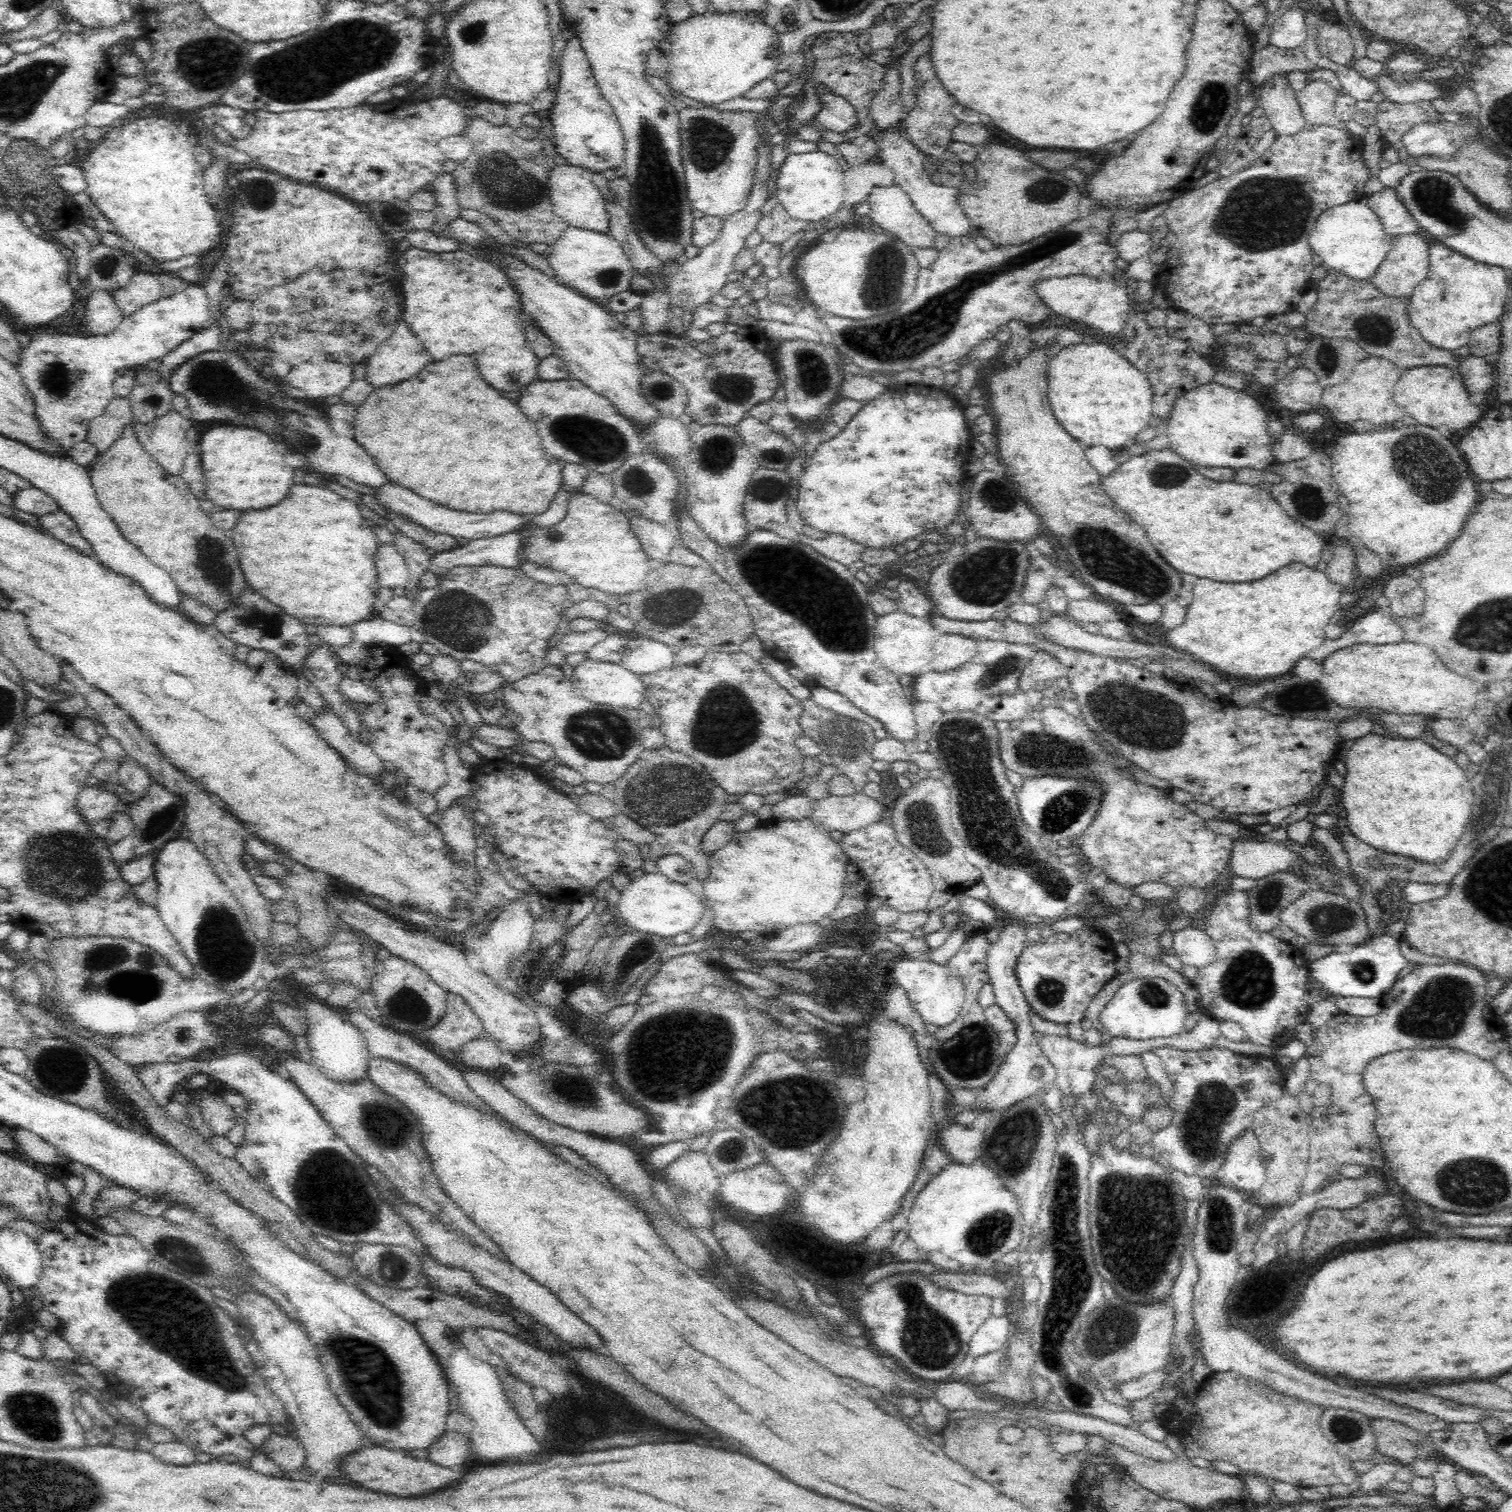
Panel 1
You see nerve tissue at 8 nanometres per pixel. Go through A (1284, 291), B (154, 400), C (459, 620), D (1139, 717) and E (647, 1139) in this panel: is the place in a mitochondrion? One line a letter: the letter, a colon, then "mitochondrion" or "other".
A: other
B: mitochondrion
C: mitochondrion
D: mitochondrion
E: other

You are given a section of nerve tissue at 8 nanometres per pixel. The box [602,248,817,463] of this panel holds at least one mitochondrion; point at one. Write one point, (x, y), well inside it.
(736, 389)

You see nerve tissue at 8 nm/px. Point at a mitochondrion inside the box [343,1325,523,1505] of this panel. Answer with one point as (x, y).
(388, 1416)

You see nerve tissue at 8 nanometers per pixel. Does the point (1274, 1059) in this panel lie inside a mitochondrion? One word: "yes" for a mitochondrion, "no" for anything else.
no

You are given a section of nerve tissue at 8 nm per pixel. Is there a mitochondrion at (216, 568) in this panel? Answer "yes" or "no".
yes

